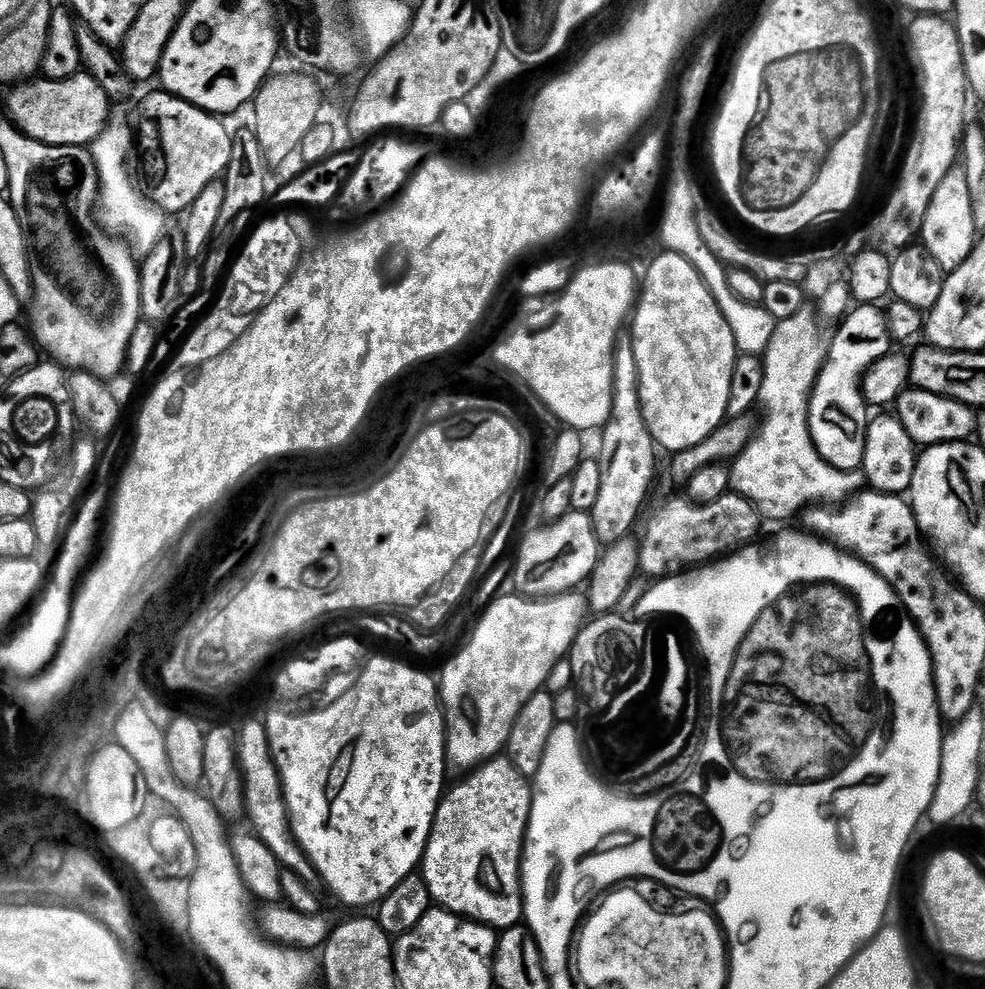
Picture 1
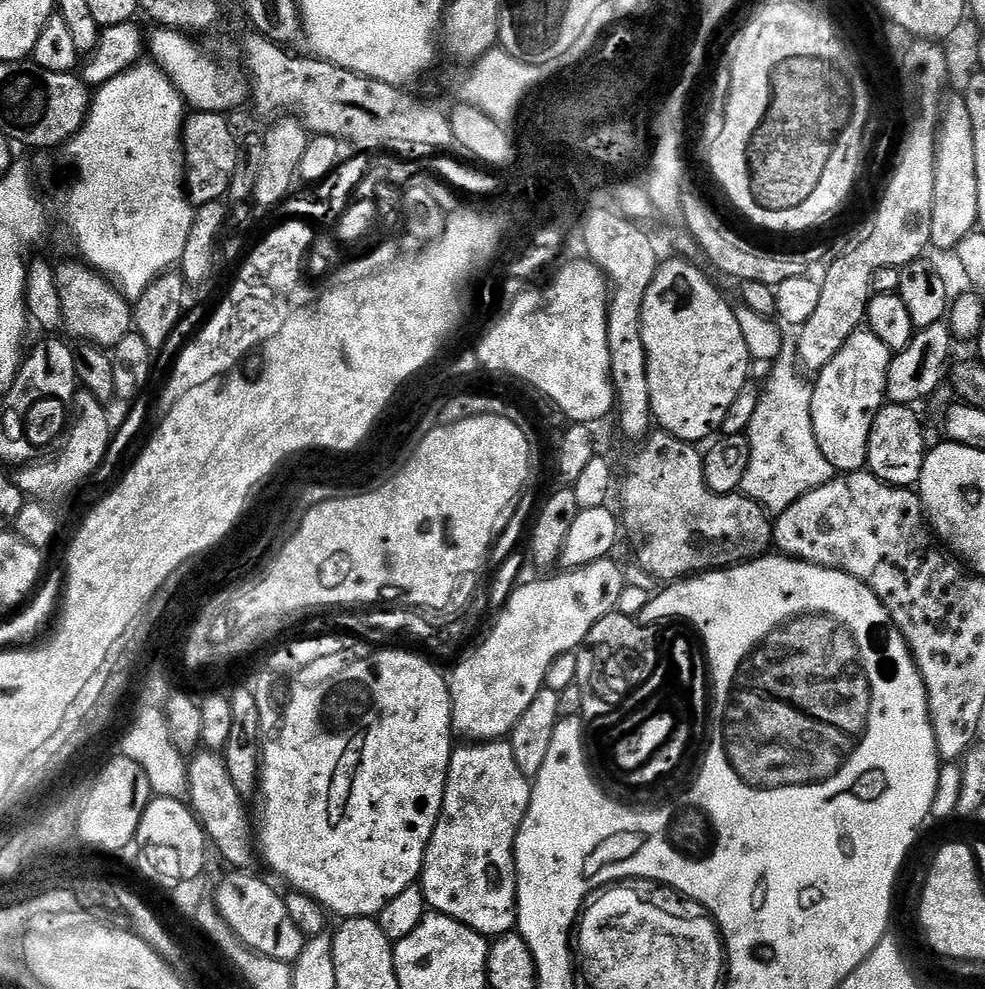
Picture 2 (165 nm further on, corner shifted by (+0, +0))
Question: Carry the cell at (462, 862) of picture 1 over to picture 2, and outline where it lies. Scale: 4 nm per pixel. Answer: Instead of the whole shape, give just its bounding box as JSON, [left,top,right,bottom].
[422,739,533,938]

